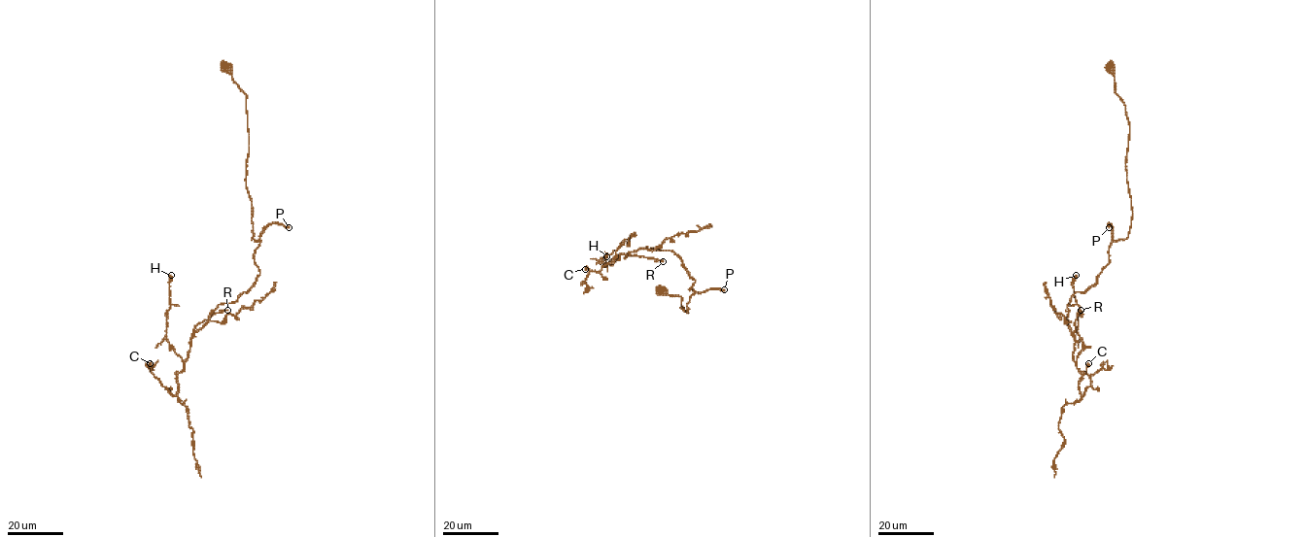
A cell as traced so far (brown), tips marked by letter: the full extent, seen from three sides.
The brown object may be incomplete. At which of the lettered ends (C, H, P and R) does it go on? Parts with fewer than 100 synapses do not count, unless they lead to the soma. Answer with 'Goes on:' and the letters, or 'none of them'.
Goes on: P

